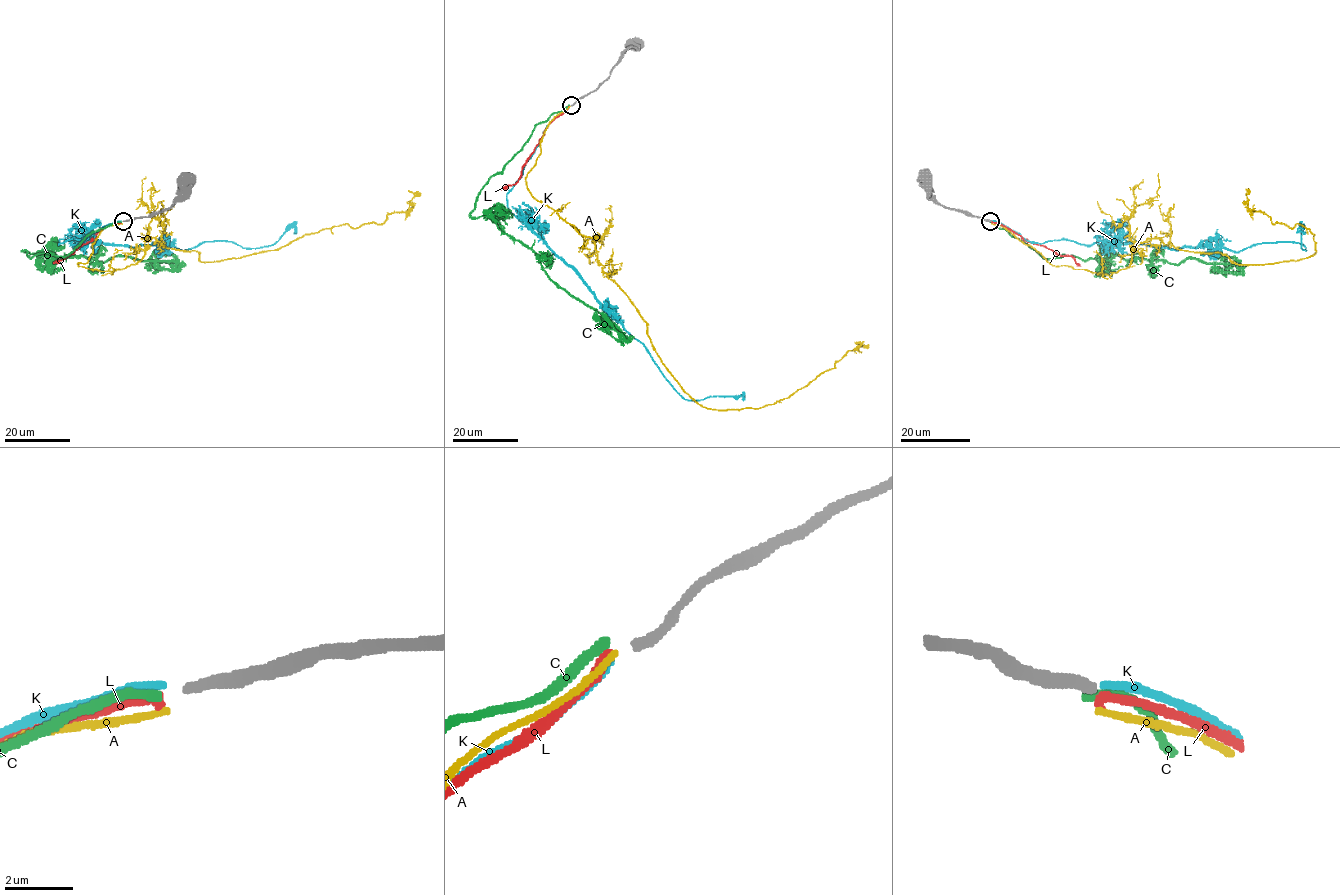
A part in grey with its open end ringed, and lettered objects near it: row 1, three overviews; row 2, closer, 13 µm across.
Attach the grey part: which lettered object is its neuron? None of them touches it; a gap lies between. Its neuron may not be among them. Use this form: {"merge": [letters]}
{"merge": ["C"]}

